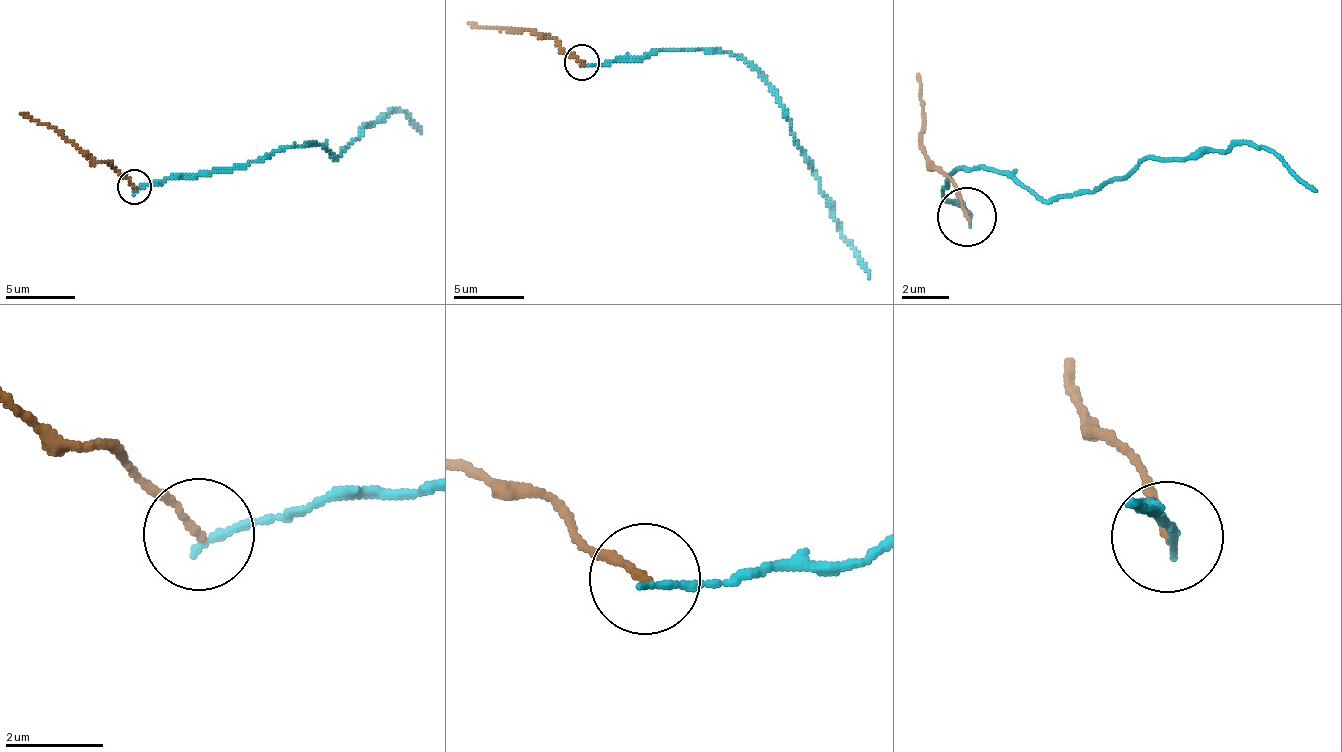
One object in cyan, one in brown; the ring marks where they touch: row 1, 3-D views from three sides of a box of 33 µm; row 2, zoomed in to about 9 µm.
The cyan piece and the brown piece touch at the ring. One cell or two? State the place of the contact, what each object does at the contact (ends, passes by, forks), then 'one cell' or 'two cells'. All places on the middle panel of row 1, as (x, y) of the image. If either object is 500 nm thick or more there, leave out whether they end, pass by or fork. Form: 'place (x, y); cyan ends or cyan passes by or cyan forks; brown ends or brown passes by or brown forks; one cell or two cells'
place (581, 62); cyan ends; brown ends; two cells

